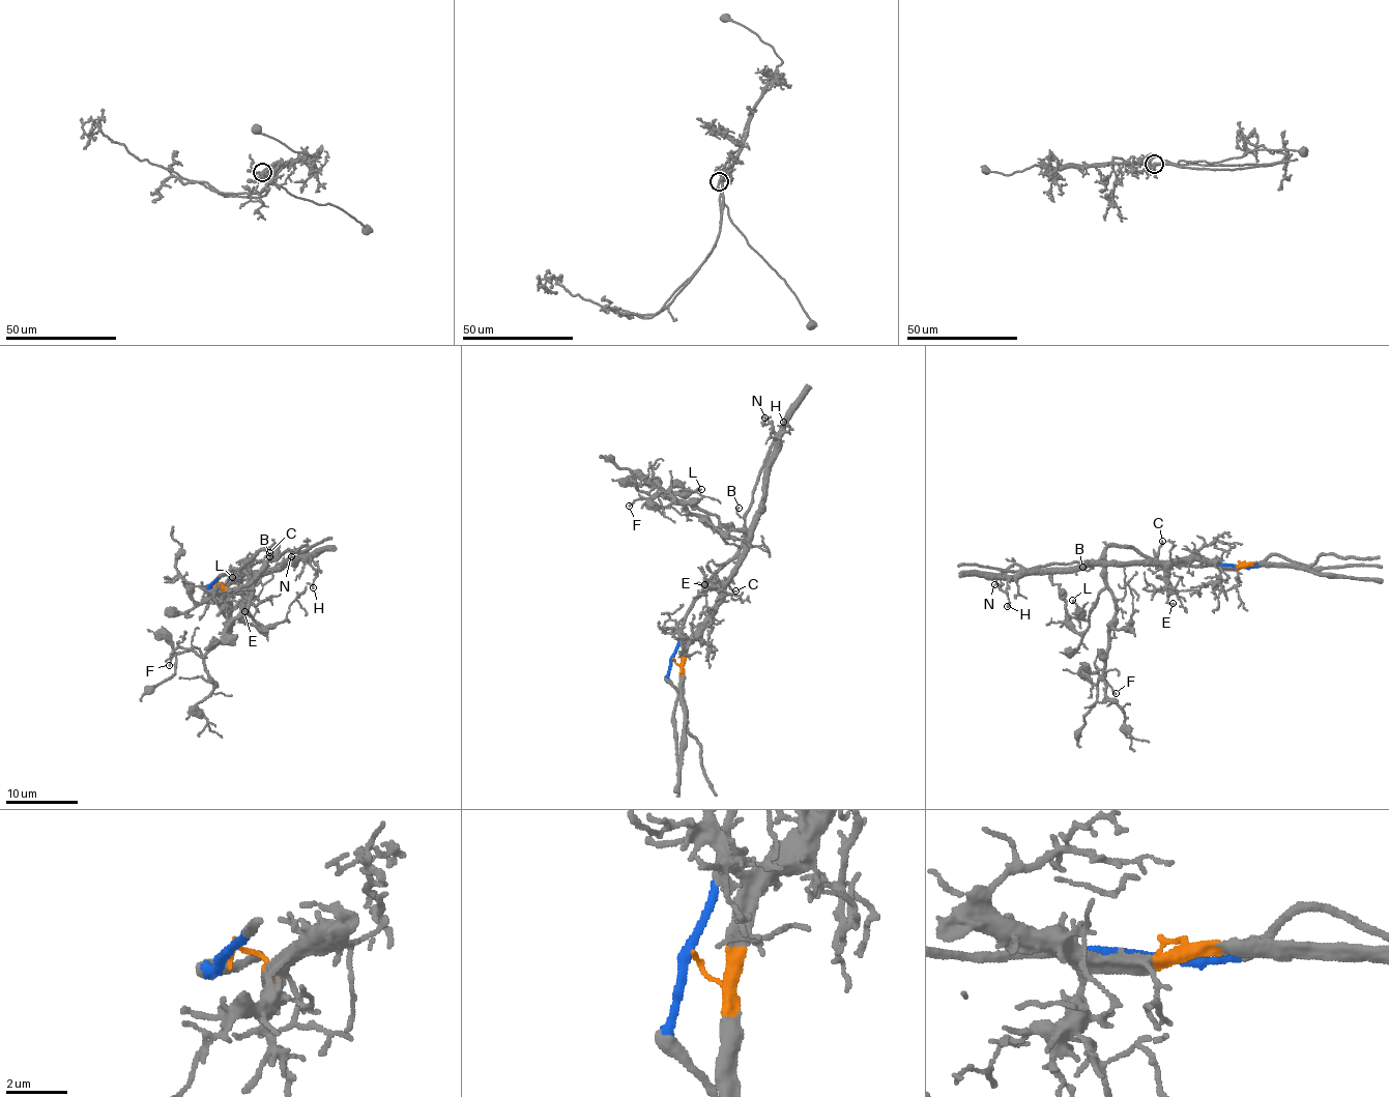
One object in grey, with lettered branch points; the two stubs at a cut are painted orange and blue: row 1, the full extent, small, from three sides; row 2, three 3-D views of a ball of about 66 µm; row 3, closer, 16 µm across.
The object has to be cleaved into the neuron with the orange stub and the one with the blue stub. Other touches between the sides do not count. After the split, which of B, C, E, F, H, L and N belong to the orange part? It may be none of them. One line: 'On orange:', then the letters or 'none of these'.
On orange: C, E, H, N

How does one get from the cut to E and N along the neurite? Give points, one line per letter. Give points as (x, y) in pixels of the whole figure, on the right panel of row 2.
E: (1239, 565), (1243, 561), (1240, 566), (1214, 565), (1184, 558), (1176, 563), (1168, 570), (1167, 600), (1173, 603)
N: (1239, 565), (1243, 561), (1184, 558), (1047, 571), (1010, 565), (1002, 584), (994, 583)

